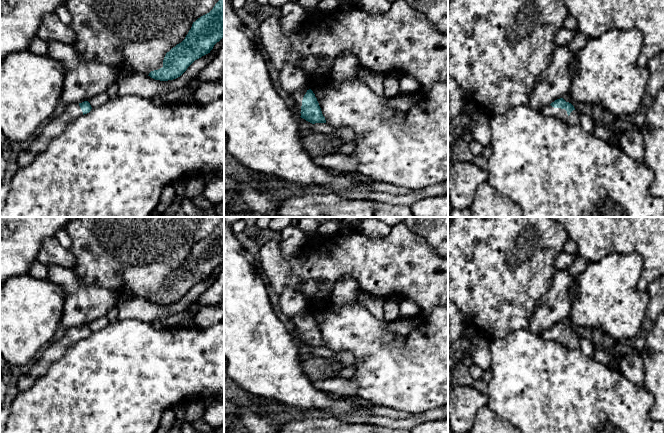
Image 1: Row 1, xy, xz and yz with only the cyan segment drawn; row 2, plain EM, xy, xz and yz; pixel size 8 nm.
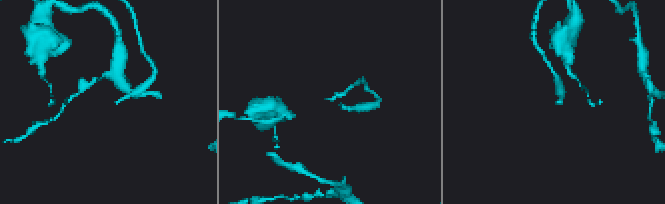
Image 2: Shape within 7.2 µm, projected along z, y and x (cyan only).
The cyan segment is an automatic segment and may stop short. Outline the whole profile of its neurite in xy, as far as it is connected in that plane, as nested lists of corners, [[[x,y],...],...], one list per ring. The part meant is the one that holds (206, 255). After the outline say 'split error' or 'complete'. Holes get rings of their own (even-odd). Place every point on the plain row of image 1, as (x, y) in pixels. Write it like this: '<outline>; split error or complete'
[[[224,219],[213,233],[193,246],[185,263],[166,277],[163,291],[148,300],[168,305],[180,301],[197,283],[210,277],[214,269],[224,262]]]; complete

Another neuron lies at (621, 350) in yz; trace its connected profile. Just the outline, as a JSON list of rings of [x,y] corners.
[[[615,341],[615,345],[613,347],[613,352],[615,352],[617,354],[617,356],[625,356],[625,355],[629,354],[630,352],[638,353],[634,348],[629,348],[627,346],[624,346],[619,341]]]

